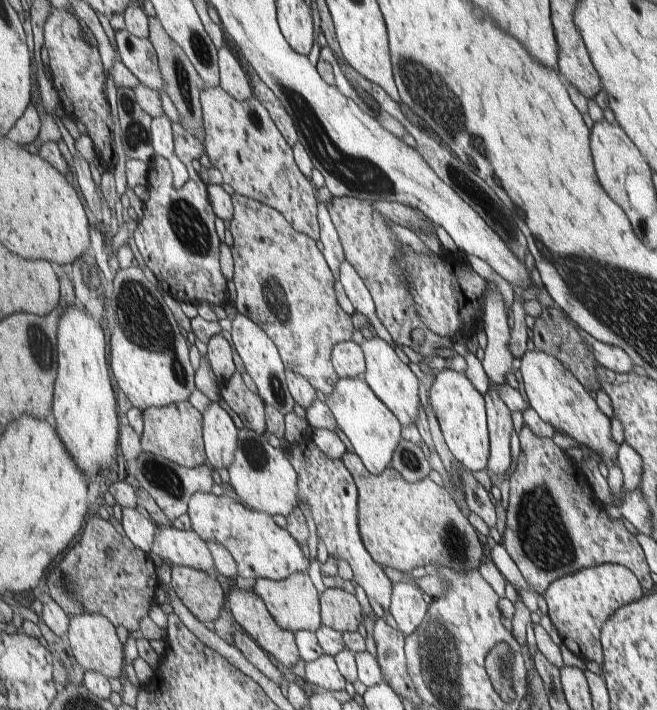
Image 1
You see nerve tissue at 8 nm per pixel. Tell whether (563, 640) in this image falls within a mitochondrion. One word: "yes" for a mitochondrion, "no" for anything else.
no

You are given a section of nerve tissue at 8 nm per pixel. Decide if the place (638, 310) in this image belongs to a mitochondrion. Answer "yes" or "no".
yes

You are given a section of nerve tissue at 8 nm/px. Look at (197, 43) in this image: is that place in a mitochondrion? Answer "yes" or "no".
yes

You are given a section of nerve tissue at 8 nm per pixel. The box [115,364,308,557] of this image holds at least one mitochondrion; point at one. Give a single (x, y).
(162, 477)

